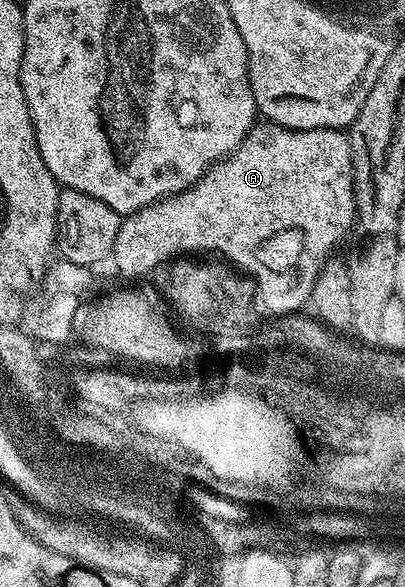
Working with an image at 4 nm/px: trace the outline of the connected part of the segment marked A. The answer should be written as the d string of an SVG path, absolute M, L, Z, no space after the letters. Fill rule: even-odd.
M269 122L255 123L250 132L244 138L244 142L230 153L225 160L218 161L213 168L209 168L205 174L196 181L191 188L185 188L183 192L178 192L175 196L168 196L165 200L158 200L150 204L147 208L141 208L138 212L129 213L122 220L120 230L116 234L112 261L126 276L137 276L143 278L151 275L161 266L165 260L173 261L175 258L185 257L185 252L219 252L222 256L227 256L229 263L235 269L251 275L260 281L260 294L266 296L266 304L273 307L277 317L288 316L305 309L310 302L312 286L316 282L322 268L328 260L335 255L333 248L341 245L338 236L341 232L346 232L348 227L348 209L354 208L352 198L356 195L354 188L354 156L350 153L350 144L346 141L347 133L337 128L317 128L316 130L300 130L299 128L285 128L279 124Z

